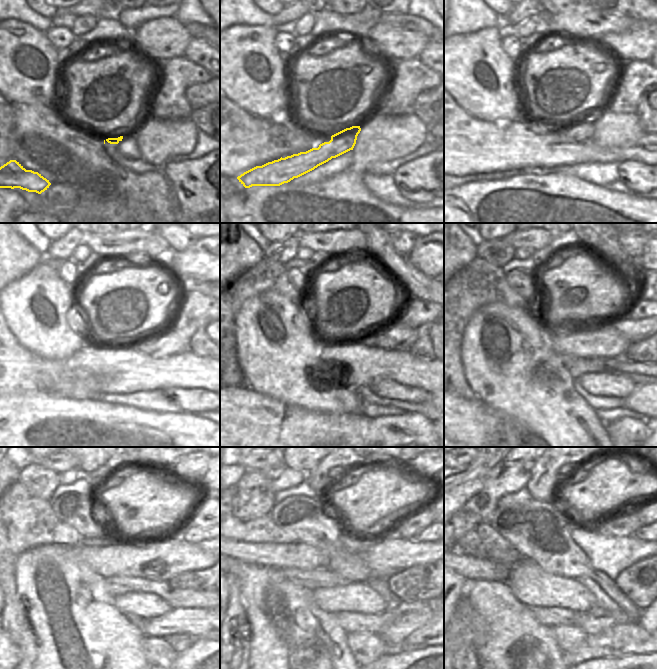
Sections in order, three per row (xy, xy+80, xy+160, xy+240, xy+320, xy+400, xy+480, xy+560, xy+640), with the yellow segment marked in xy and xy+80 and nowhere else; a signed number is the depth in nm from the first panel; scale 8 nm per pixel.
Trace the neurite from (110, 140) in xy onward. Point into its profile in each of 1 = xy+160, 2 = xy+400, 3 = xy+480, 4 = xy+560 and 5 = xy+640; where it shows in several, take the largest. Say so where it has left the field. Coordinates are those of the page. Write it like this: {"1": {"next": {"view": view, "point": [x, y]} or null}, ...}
{"1": {"next": {"view": "xy+160", "point": [582, 131]}}, "2": {"next": {"view": "xy+400", "point": [634, 330]}}, "3": {"next": {"view": "xy+480", "point": [199, 544]}}, "4": {"next": null}, "5": {"next": null}}

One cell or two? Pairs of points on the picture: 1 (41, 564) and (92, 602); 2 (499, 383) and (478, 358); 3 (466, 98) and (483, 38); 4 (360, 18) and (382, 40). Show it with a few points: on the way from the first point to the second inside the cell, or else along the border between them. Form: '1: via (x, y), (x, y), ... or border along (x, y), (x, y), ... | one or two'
1: via (54, 577), (79, 602) | one
2: via (497, 377), (484, 364) | one
3: via (472, 83), (473, 64), (480, 53) | one
4: border along (393, 25), (378, 23), (367, 33), (365, 39) | two

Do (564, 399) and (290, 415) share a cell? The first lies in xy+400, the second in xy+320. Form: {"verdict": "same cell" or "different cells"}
{"verdict": "different cells"}

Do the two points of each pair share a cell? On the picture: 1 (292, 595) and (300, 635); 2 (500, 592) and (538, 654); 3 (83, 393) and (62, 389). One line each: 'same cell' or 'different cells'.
1: same cell
2: same cell
3: same cell

